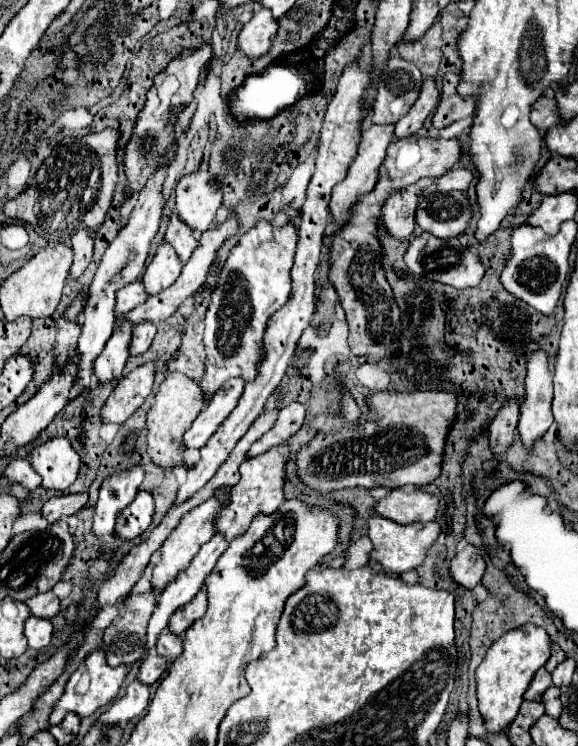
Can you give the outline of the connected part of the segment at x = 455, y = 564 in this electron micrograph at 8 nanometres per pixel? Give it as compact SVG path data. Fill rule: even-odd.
M466 544L462 548L462 552L458 550L458 554L452 558L450 576L456 584L460 584L468 590L474 590L474 586L480 584L480 580L484 576L484 568L486 568L486 564L480 556L480 548Z

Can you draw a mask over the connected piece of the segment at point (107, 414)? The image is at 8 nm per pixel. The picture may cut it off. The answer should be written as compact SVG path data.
M142 364L136 370L132 370L128 376L124 376L104 402L100 410L102 424L122 424L128 420L150 396L154 384L154 364Z

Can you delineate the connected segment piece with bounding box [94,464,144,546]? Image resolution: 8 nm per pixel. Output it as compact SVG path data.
M140 464L104 478L94 512L94 534L100 538L104 546L112 546L116 542L114 536L116 518L120 510L124 510L134 500L142 480L144 480L144 466Z

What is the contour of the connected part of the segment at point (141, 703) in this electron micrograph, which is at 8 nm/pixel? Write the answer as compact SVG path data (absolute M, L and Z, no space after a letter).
M134 680L134 682L128 684L126 694L122 698L114 700L114 704L98 718L98 722L104 724L104 726L130 722L132 718L142 714L142 710L148 706L148 700L150 700L148 686L144 686L138 680Z

